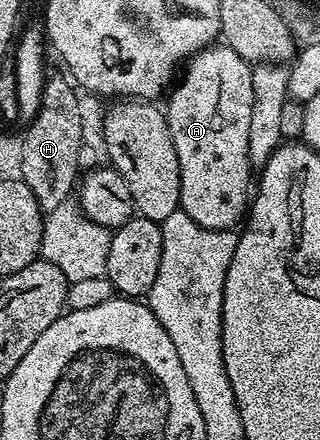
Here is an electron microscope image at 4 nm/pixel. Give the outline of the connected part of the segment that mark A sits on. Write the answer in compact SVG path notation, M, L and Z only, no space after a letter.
M227 46L216 47L202 48L187 61L183 69L184 77L183 72L179 77L180 85L178 80L175 87L167 93L166 115L170 126L170 138L174 142L174 154L180 167L179 211L185 212L190 220L198 222L198 226L206 226L206 230L226 232L235 229L235 224L239 225L245 219L250 208L254 169L248 161L248 143L250 114L254 114L254 82L253 65L234 54L234 50Z

